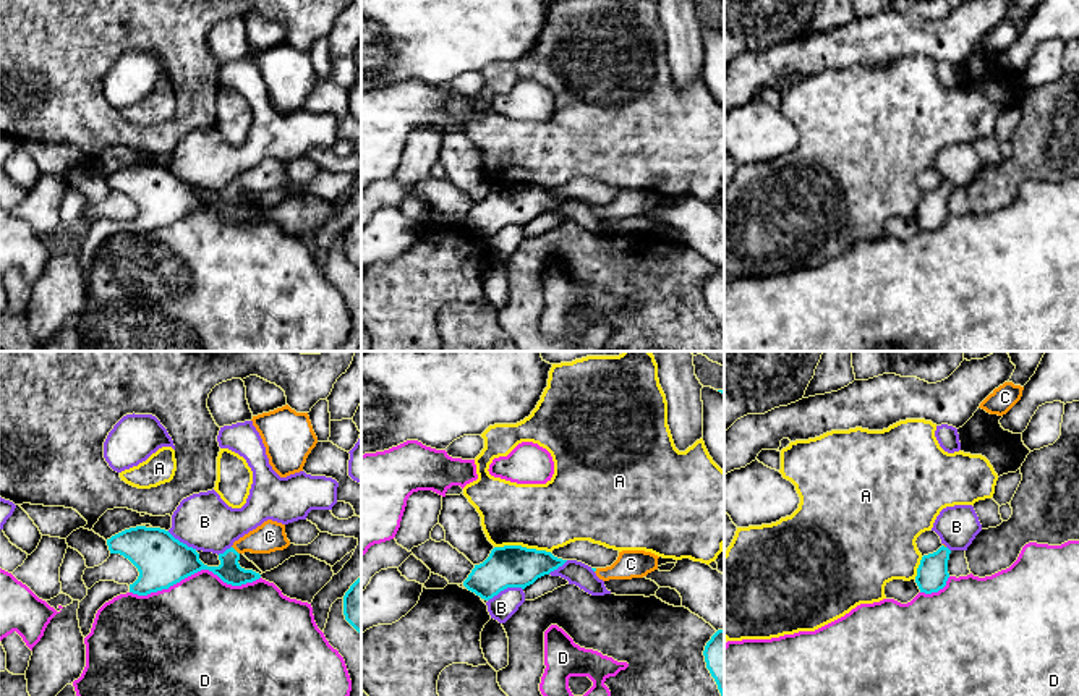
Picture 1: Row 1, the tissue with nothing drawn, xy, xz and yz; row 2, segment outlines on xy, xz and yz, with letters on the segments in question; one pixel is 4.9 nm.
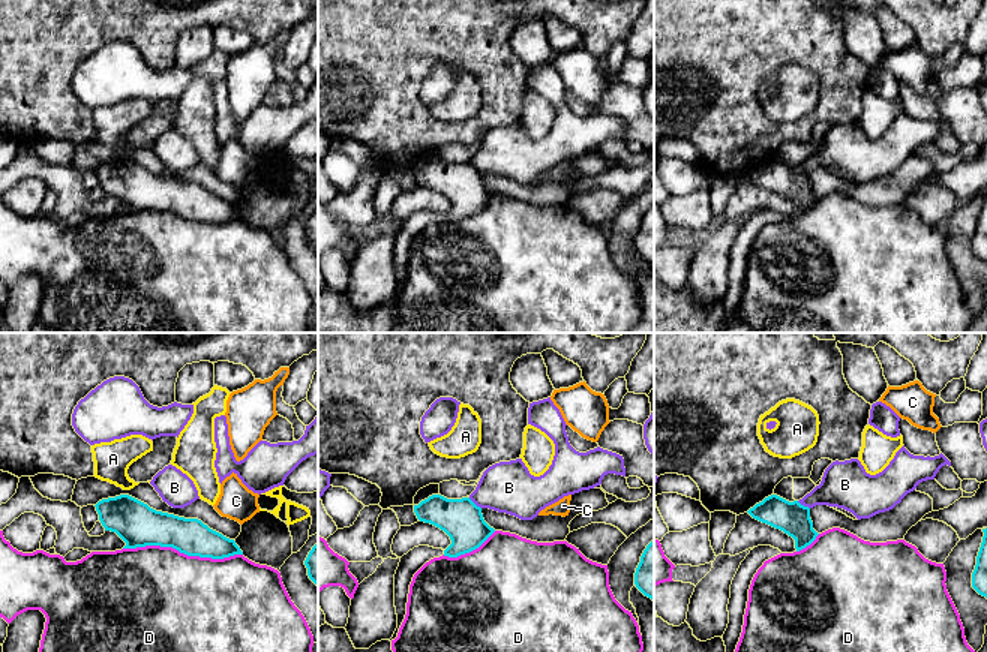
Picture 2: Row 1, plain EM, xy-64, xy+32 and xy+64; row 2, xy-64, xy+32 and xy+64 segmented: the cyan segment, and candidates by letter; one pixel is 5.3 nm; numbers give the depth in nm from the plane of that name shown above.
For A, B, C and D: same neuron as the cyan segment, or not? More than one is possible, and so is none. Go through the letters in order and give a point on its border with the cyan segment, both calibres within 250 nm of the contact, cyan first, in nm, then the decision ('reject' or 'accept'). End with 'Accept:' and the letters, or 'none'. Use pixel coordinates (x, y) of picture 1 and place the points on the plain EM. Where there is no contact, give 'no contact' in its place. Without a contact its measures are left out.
A: meets cyan in xz at (520, 183); 200 nm thick on the cyan side, 340 nm on the other; reject
B: meets cyan in xz at (504, 225); 200 nm thick on the cyan side, 140 nm on the other; reject
C: meets cyan in xy at (235, 188); 130 nm thick on the cyan side, 150 nm on the other; accept
D: meets cyan in xy at (195, 209); 260 nm thick on the cyan side, 460 nm on the other; reject
Accept: C

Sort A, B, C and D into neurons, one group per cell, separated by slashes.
A / B / C / D

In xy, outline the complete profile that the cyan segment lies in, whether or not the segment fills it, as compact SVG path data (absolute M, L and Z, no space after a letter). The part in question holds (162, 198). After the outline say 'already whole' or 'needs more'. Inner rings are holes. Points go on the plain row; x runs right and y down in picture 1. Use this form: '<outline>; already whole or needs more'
M267 157L235 178L224 191L219 191L219 204L204 202L196 186L188 185L160 165L130 165L107 176L107 183L110 191L123 193L139 209L138 217L130 222L130 230L147 233L168 227L201 207L212 209L232 223L253 220L261 212L241 206L238 201L240 193L245 189L271 191L284 188L290 183L290 178L285 172L285 162Z; needs more

